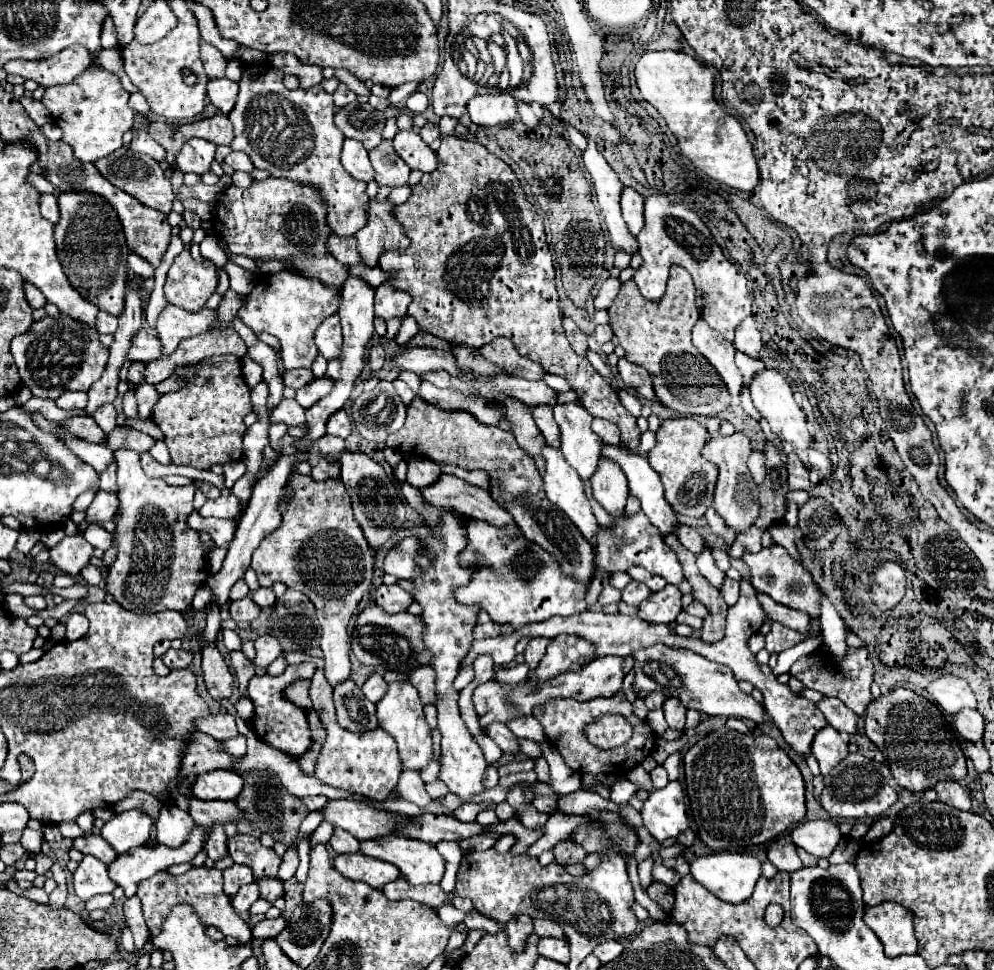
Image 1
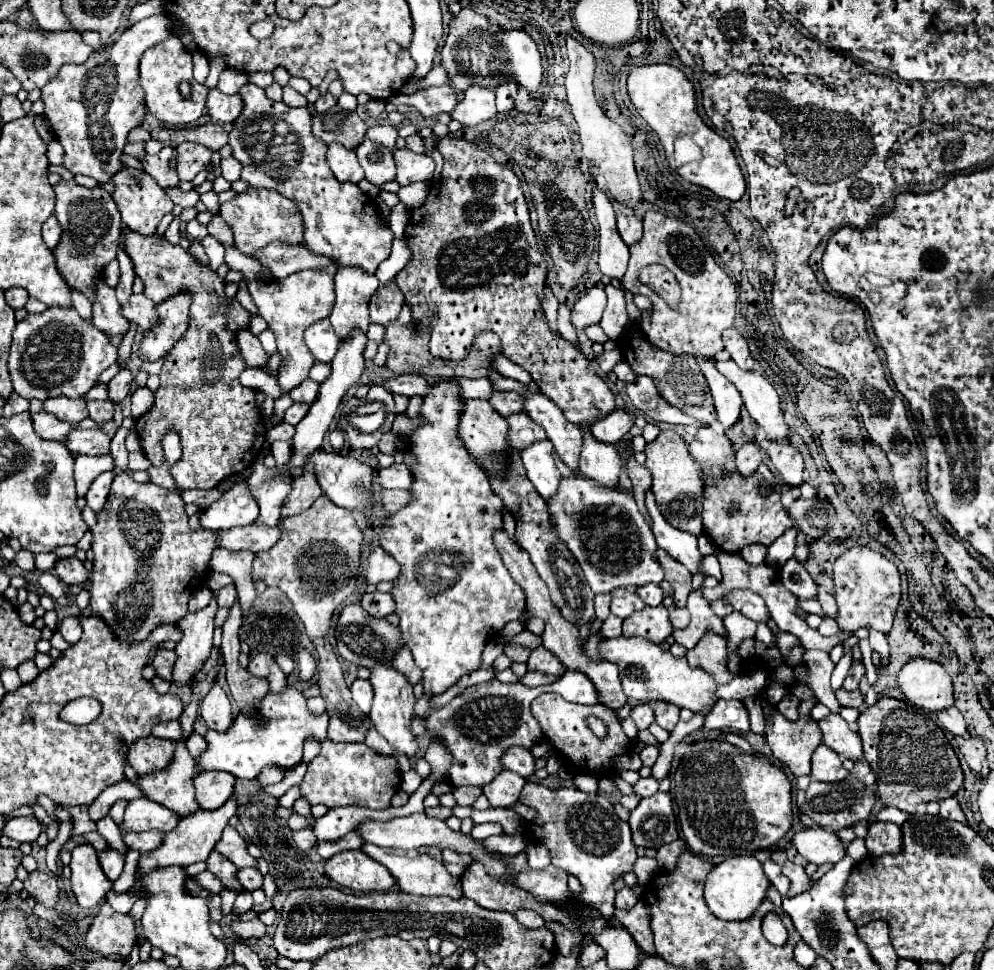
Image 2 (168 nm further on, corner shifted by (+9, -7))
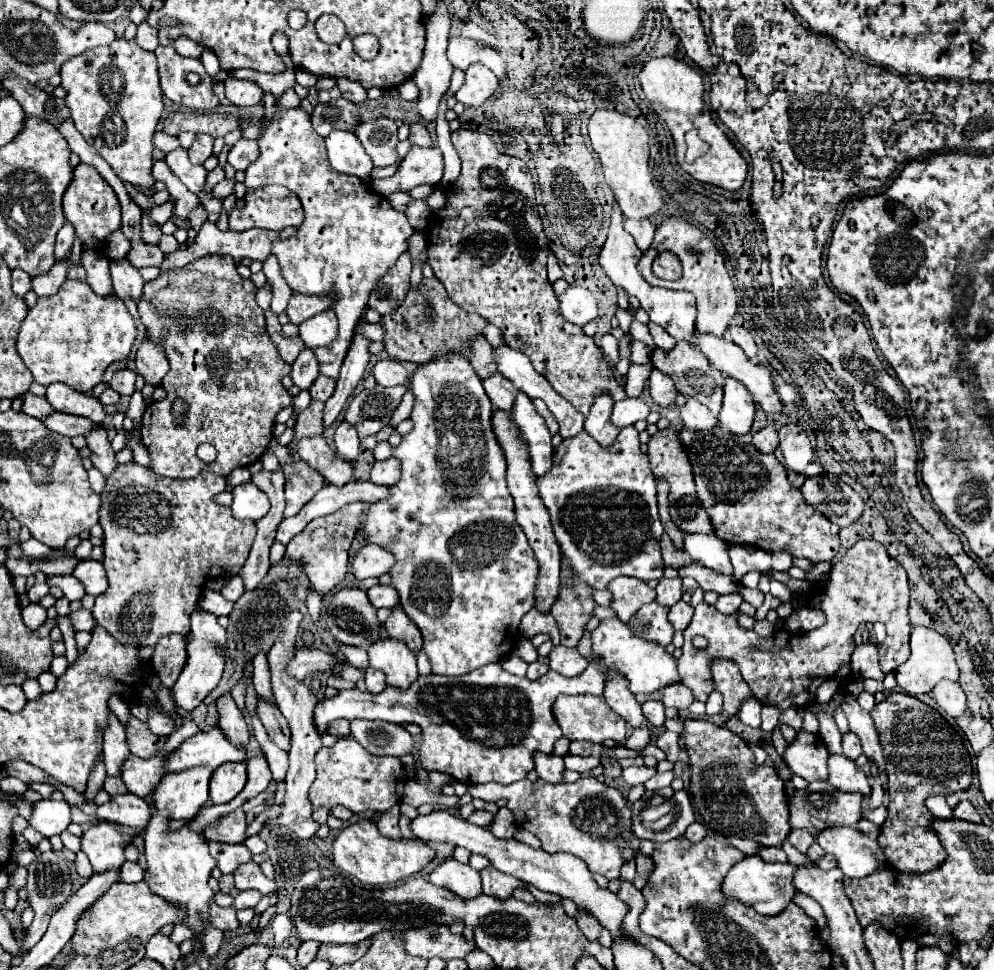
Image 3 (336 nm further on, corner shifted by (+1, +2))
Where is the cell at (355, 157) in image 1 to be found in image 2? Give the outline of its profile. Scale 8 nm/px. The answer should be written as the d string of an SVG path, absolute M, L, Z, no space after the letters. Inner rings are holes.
M330 144L326 152L326 160L340 182L358 184L364 178L364 170L356 158L356 152L344 148L342 144Z

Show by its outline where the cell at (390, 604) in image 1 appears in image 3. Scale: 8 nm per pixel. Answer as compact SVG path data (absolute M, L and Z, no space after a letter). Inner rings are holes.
M374 585L374 587L368 589L366 593L368 593L370 603L372 603L376 609L380 609L380 607L392 609L392 607L398 605L398 599L400 599L400 597L396 595L394 587L384 587L384 585Z

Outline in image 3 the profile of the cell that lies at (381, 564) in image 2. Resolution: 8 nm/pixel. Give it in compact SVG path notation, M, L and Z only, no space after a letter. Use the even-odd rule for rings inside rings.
M368 543L354 557L352 575L358 581L362 581L368 577L380 577L388 573L388 567L392 567L392 555L388 555L388 551L384 551L382 547Z

